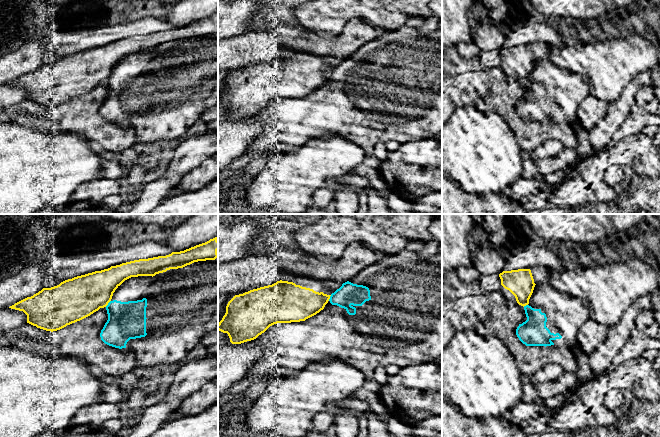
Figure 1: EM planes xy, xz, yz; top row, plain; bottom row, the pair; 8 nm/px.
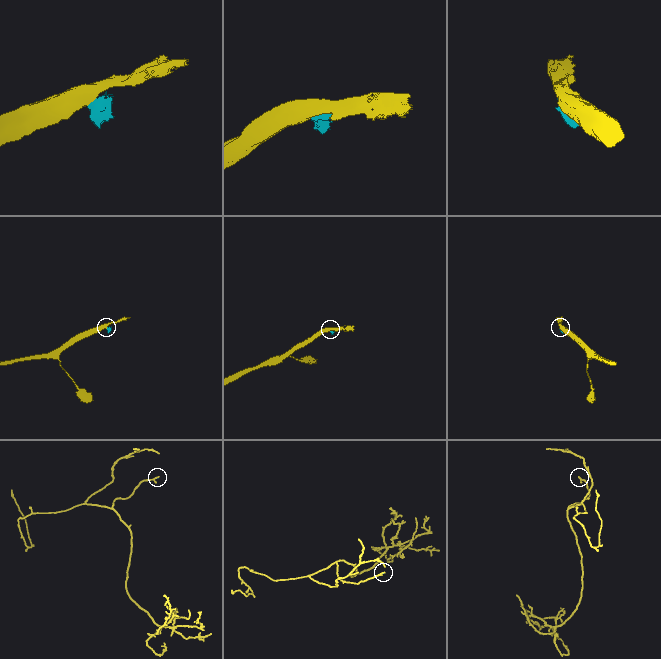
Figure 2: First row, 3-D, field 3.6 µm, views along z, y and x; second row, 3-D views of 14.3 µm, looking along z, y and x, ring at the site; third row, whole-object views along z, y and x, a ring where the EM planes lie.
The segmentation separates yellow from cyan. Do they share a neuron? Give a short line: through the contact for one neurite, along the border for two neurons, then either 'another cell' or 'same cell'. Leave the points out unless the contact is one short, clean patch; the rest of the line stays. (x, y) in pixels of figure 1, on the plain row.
line xy (110, 76), (105, 82); another cell

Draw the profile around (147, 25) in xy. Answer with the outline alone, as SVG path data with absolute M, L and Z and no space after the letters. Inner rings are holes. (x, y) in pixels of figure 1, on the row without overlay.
M155 16L143 17L112 26L102 26L76 32L54 33L43 40L46 48L44 64L51 64L65 56L108 45L111 42L139 35L166 32L172 28L174 27L165 18Z

